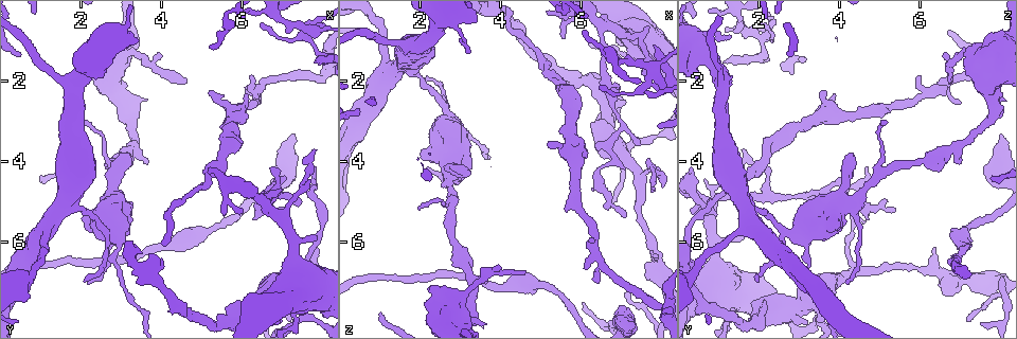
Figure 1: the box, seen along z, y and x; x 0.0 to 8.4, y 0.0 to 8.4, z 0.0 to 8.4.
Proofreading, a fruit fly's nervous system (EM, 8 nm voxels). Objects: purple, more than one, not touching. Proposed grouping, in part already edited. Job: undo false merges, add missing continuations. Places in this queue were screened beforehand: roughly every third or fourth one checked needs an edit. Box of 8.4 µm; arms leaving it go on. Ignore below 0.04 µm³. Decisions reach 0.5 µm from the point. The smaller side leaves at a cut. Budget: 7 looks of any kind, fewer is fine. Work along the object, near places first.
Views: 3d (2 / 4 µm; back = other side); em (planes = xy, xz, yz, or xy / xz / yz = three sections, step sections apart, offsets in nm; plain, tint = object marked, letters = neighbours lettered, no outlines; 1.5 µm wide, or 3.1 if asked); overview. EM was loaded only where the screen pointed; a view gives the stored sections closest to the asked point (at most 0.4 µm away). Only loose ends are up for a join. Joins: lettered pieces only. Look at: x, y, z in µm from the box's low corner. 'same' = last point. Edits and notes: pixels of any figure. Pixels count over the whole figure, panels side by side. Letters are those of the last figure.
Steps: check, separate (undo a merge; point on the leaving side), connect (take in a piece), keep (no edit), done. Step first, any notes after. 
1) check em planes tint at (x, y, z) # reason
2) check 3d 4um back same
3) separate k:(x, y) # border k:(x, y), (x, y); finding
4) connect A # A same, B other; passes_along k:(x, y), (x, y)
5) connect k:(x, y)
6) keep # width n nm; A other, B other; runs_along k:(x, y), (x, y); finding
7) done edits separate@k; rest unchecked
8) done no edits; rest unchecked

check 3d 2um at (6.25, 1.95, 5.95) # tapers out

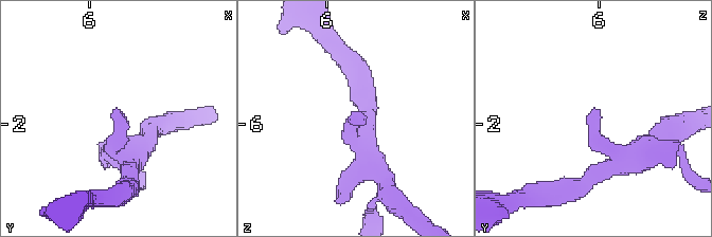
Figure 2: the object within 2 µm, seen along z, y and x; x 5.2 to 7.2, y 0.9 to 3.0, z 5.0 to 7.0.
check em xy step 8 letters at (6.22, 1.90, 5.92) # need the tissue

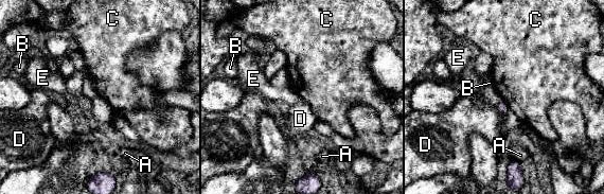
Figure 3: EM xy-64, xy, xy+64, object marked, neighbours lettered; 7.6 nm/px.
check em planes letters same # another direction

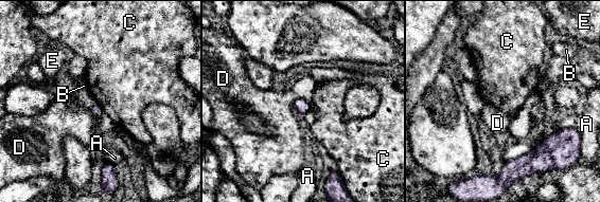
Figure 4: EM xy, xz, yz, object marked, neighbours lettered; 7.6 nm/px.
keep # A other, B other, C other, D other, E other; border 4:(96, 103), (89, 109); no lettered piece goes on from it

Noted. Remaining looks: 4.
check em xz step 8 letters at (2.05, 6.95, 1.95) # branch stops here

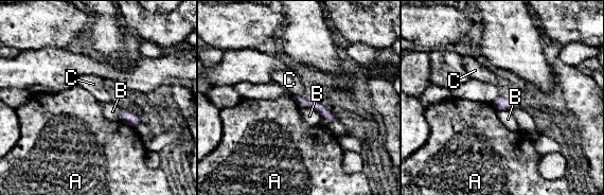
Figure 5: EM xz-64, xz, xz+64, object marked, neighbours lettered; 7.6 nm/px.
keep # width 110 nm; longest_contact B 170 nm; A other, B other, C other; none of them fits

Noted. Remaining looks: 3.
check 3d 4um at (2.05, 5.40, 3.85) # an open end

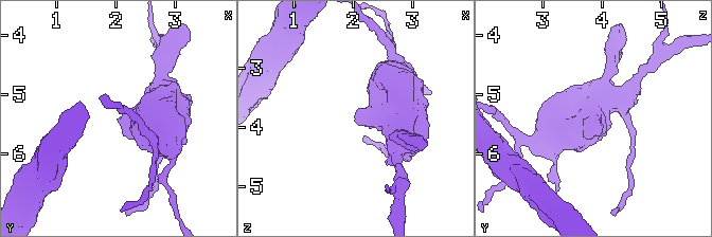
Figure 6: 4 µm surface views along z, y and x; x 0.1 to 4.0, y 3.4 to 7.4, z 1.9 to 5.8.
check em yz step 8 letters at (2.00, 5.40, 3.95) # now the EM

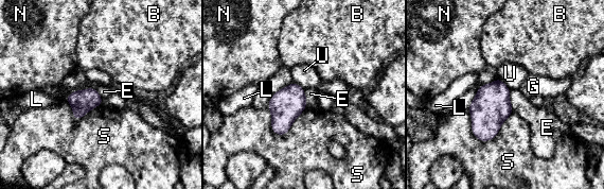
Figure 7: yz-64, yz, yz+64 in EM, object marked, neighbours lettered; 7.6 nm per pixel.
check em planes letters same # another direction

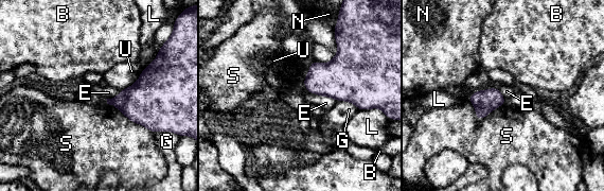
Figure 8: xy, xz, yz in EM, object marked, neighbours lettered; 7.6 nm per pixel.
keep # B other, E other, G other, L other, N other, S other, U other; border 8:(303, 77), (308, 91), (335, 101); no lettered piece goes on from it

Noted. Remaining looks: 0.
done no edits; rest unchecked

